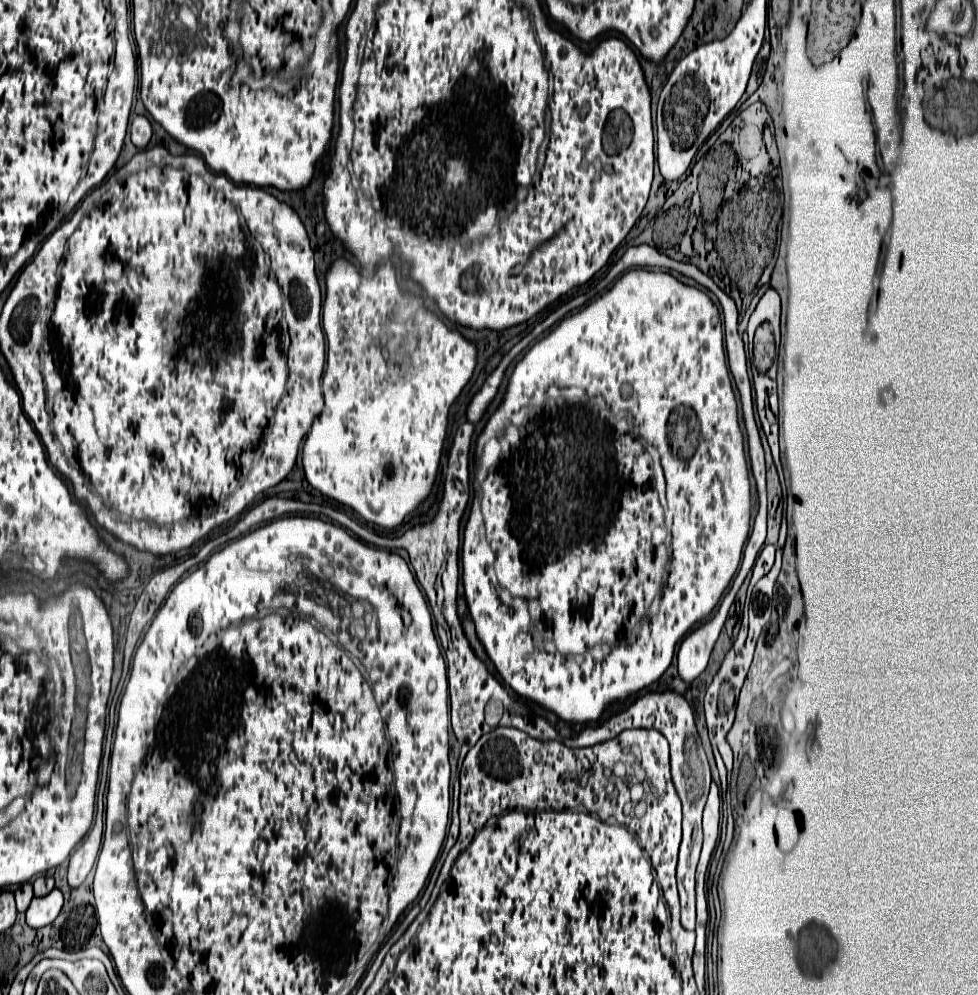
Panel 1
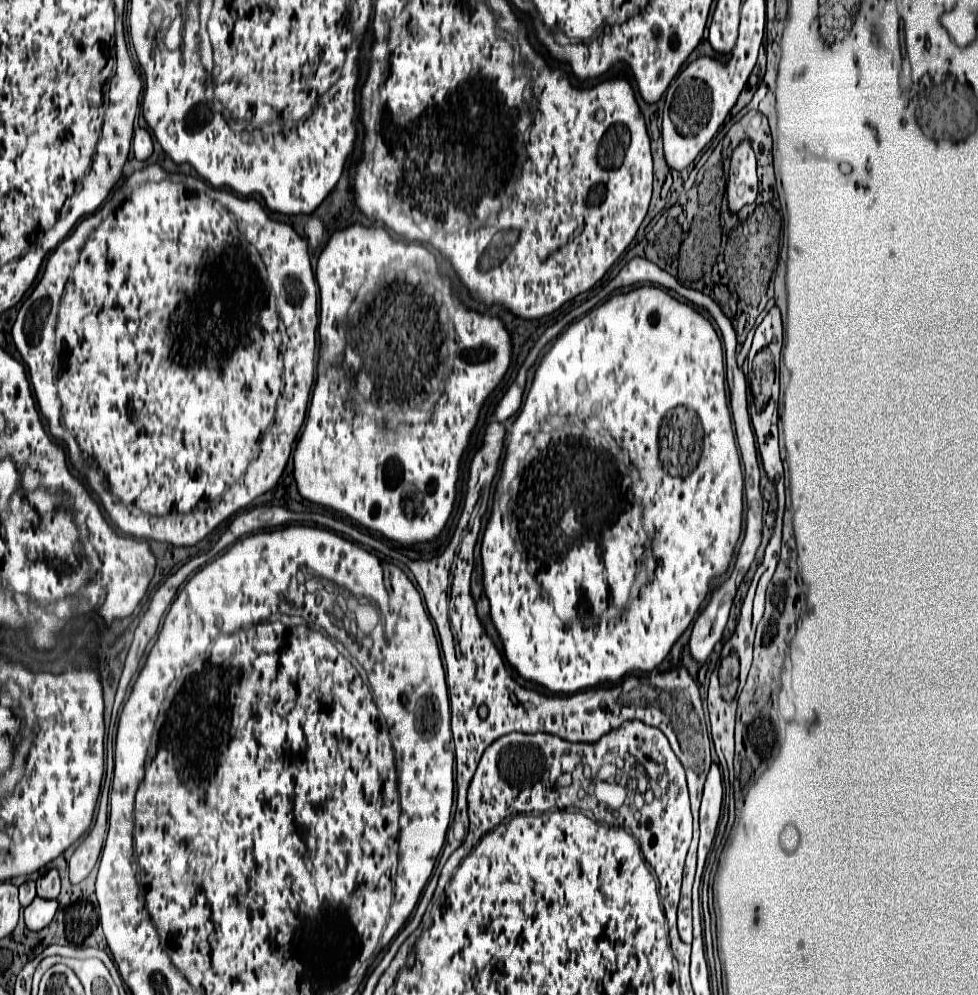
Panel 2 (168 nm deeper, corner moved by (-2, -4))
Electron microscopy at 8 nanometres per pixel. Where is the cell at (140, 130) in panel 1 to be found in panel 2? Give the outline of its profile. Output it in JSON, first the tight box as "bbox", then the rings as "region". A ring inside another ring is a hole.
{"bbox":[133,128,153,160],"region":[[[137,128],[133,136],[133,152],[137,160],[147,160],[153,154],[153,140],[145,128]]]}

